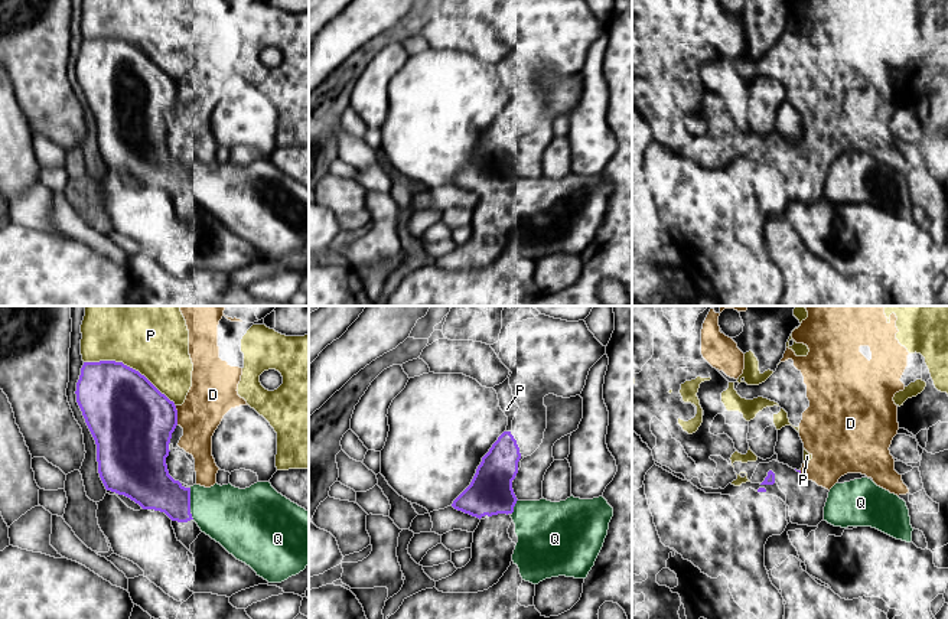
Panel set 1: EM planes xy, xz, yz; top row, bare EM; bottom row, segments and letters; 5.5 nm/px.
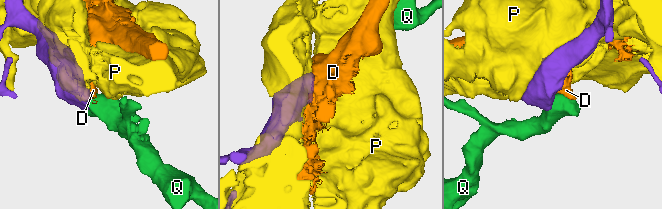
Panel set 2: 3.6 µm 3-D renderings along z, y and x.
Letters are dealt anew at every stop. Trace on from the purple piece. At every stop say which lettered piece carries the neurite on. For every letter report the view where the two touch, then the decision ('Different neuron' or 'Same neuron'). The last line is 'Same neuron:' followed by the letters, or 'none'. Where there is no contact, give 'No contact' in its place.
D: Touches purple in xy. Different neuron
P: Touches purple in xy. Different neuron
Q: Touches purple in xy. Different neuron
Same neuron: none

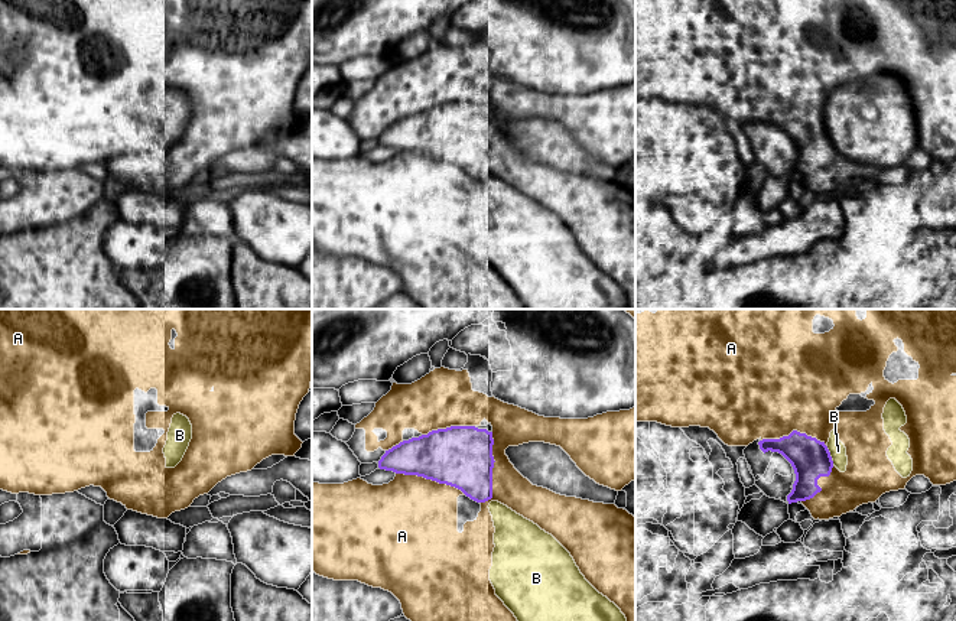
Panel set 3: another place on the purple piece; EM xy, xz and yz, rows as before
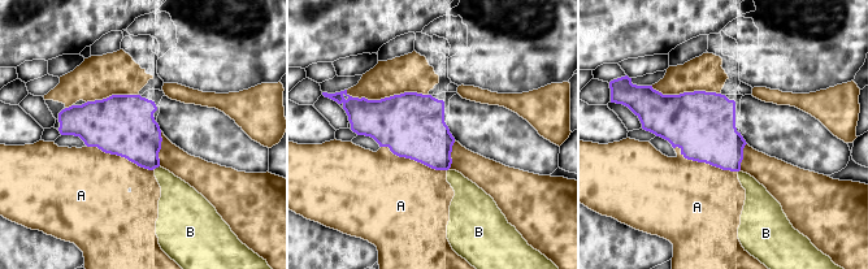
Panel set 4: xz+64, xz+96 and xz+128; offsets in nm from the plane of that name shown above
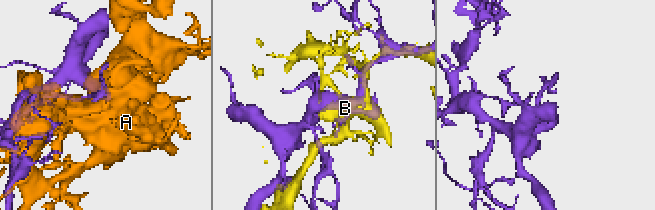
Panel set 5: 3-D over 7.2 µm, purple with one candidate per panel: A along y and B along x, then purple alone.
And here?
A: Touches purple in xz. Different neuron
B: Touches purple in yz. Same neuron
Same neuron: B

